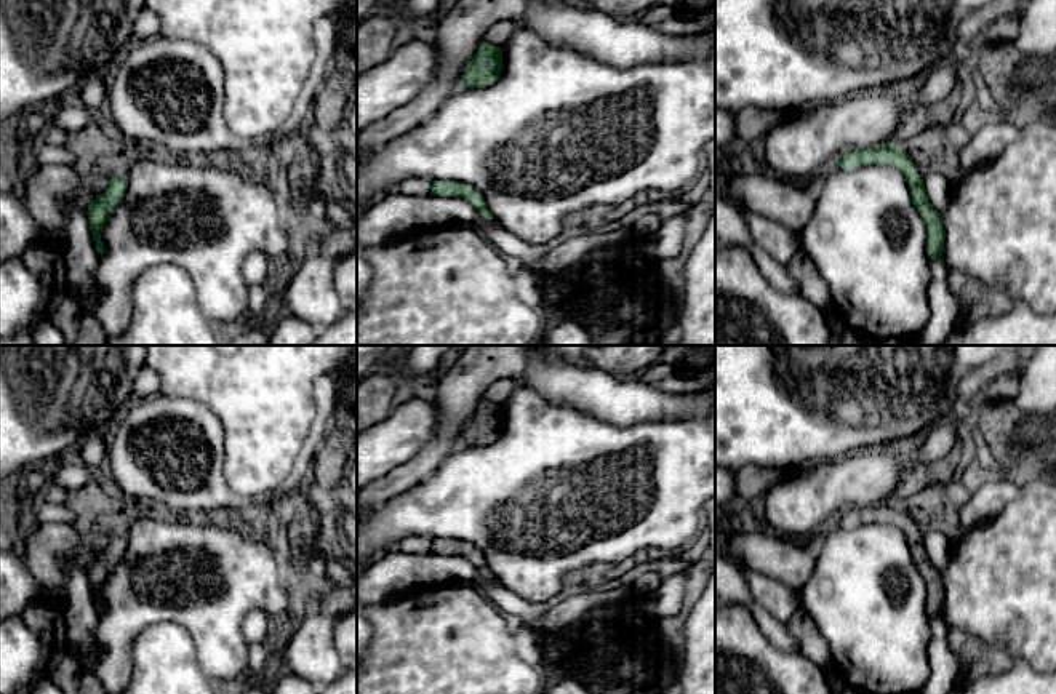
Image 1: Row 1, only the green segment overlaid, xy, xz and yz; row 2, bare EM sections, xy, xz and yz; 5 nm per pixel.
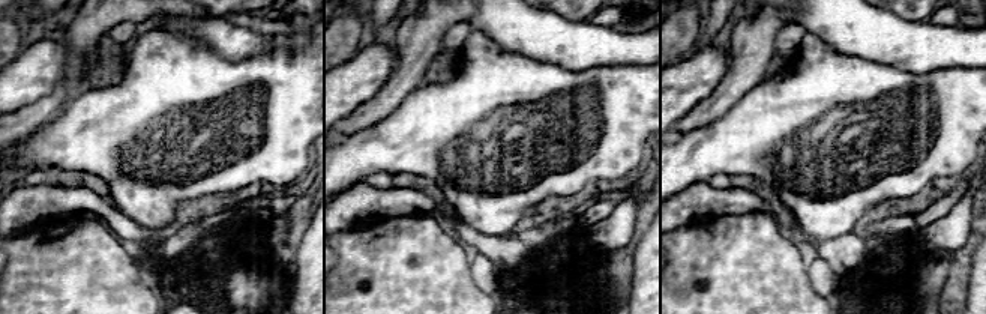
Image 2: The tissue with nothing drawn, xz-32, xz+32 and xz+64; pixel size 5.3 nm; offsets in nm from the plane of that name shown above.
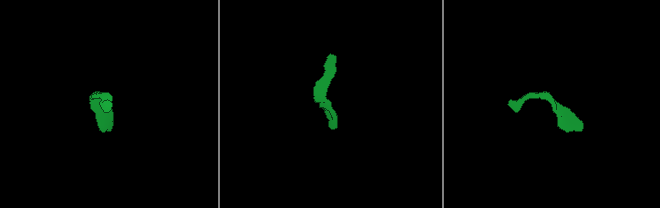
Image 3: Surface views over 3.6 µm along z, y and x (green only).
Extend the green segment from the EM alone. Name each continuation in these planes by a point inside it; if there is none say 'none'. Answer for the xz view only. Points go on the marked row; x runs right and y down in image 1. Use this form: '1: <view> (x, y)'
none

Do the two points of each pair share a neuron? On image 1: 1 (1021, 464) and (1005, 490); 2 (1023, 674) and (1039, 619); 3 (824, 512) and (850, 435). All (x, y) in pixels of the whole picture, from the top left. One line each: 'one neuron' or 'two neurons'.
1: two neurons
2: two neurons
3: two neurons

